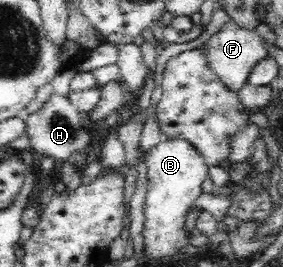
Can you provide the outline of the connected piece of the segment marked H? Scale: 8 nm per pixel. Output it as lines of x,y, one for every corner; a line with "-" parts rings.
53,93
39,108
26,117
26,132
30,147
53,160
67,161
73,153
85,153
91,145
91,132
83,125
83,119
68,97

